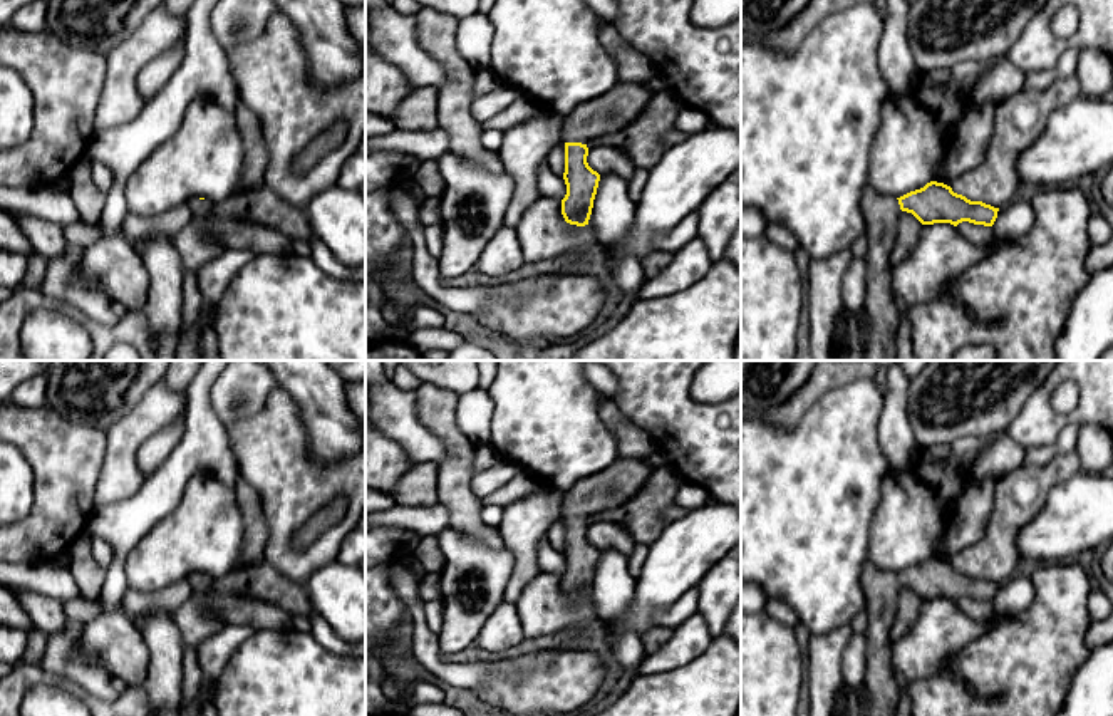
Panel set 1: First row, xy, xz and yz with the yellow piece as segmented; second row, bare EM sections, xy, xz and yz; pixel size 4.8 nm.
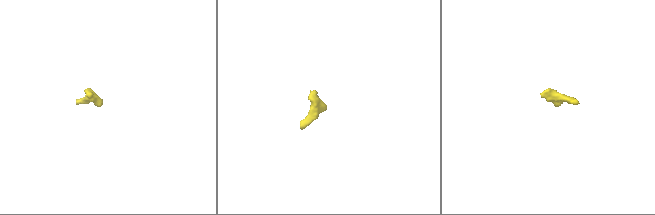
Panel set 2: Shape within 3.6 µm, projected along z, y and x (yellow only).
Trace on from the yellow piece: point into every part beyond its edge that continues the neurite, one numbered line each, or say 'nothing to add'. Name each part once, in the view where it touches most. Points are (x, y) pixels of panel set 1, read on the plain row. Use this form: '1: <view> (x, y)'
1: xz (624, 478)

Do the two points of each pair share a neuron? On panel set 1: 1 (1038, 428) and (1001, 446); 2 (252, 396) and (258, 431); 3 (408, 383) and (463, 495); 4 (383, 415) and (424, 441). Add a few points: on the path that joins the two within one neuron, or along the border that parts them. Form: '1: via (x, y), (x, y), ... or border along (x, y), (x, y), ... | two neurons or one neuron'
1: border along (1004, 433), (1024, 448) | two neurons
2: border along (279, 389), (267, 398), (258, 411), (225, 425) | two neurons
3: border along (421, 383), (414, 389) | two neurons
4: via (393, 415), (414, 436) | one neuron

